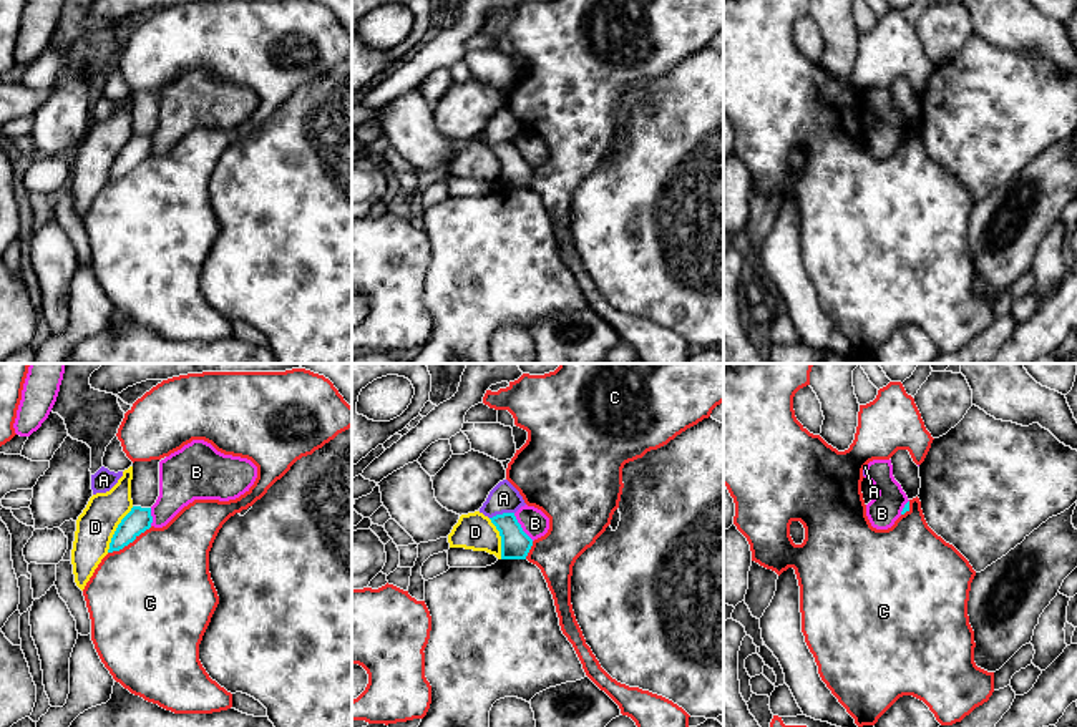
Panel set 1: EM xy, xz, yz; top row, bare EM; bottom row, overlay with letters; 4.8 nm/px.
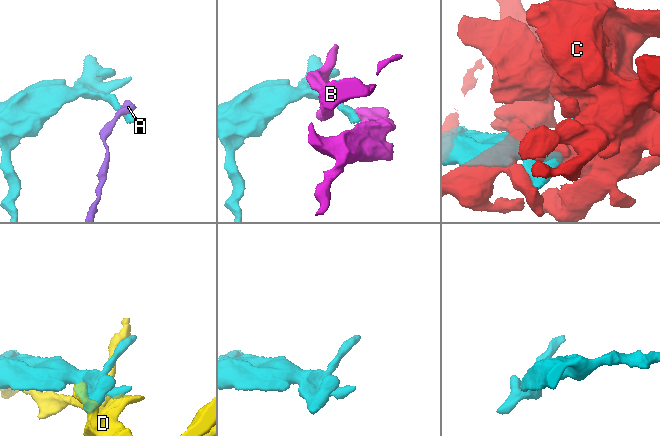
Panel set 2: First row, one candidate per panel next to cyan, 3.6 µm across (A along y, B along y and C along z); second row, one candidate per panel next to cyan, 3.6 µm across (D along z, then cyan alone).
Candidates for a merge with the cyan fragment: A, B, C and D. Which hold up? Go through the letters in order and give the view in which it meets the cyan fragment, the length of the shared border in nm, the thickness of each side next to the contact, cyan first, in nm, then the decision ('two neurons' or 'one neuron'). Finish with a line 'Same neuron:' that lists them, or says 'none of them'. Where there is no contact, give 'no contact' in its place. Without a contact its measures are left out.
A: meets cyan in xz; contact 120 nm long; 140 nm thick on the cyan side, 140 nm on the other; two neurons
B: meets cyan in xz; contact 170 nm long; 140 nm thick on the cyan side, 140 nm on the other; two neurons
C: meets cyan in xy; contact 260 nm long; 120 nm thick on the cyan side, 480 nm on the other; two neurons
D: meets cyan in xy; contact 260 nm long; 120 nm thick on the cyan side, 190 nm on the other; two neurons
Same neuron: none of them

